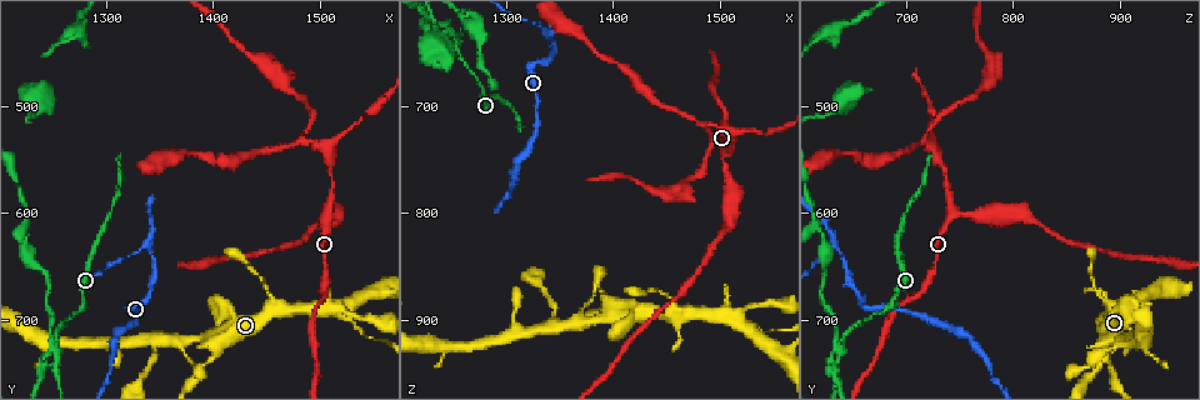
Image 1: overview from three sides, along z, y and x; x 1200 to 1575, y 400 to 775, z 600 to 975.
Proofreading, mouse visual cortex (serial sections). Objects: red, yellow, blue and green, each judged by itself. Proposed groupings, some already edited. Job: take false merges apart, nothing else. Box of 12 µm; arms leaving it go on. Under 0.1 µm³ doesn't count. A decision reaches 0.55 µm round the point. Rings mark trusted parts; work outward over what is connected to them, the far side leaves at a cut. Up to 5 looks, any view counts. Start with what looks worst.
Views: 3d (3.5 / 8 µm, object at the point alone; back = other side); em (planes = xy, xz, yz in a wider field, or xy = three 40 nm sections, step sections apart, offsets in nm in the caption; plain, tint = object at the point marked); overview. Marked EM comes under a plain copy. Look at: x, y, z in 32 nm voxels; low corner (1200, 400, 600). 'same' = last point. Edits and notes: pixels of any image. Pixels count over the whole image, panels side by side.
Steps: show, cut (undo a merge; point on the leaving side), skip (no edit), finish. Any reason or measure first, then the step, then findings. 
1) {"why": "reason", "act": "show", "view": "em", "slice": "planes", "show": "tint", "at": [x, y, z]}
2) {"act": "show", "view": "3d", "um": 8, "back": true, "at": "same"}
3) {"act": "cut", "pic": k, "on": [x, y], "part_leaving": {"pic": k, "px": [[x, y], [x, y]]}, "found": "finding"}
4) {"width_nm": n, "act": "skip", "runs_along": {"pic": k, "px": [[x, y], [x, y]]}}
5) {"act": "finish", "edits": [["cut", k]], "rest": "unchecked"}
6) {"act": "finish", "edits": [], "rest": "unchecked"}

{"why": "a fork", "act": "show", "view": "3d", "um": 3.5, "at": [1254, 740, 636]}

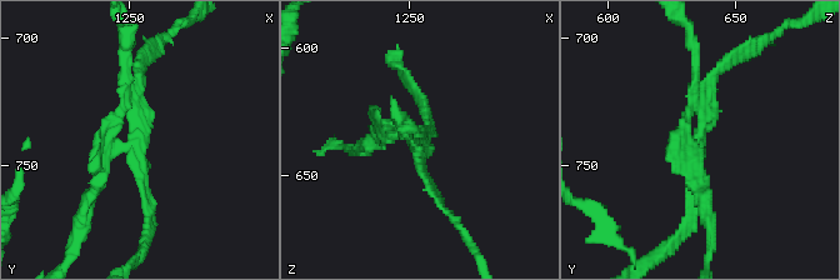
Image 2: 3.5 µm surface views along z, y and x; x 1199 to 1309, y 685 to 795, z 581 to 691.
{"act": "show", "view": "em", "slice": "xy", "step": 1, "show": "tint", "at": [1253, 740, 636]}

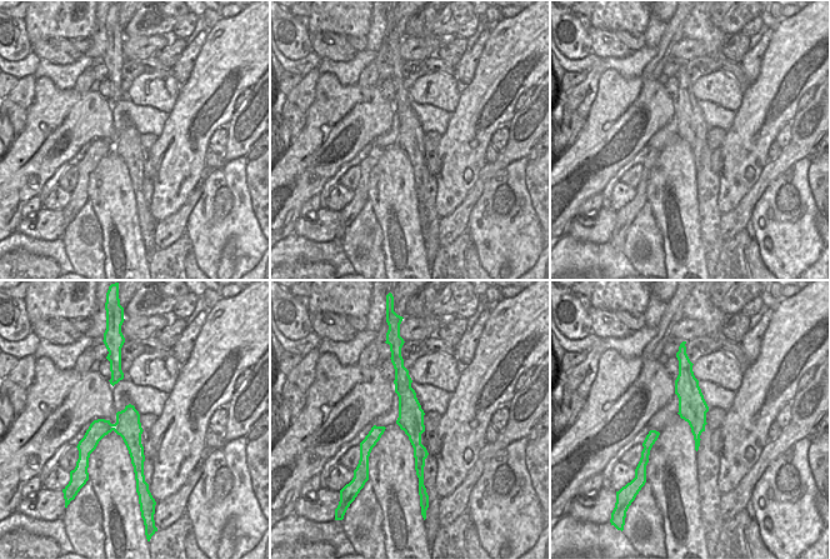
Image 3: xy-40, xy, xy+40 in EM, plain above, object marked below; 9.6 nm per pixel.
{"act": "cut", "pic": 2, "on": [124, 41], "part_leaving": {"pic": 2, "px": [[130, 81], [123, 78], [126, 35]]}, "found": "two cells meet here"}

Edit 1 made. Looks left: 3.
{"why": "see it whole again", "act": "show", "view": "overview"}

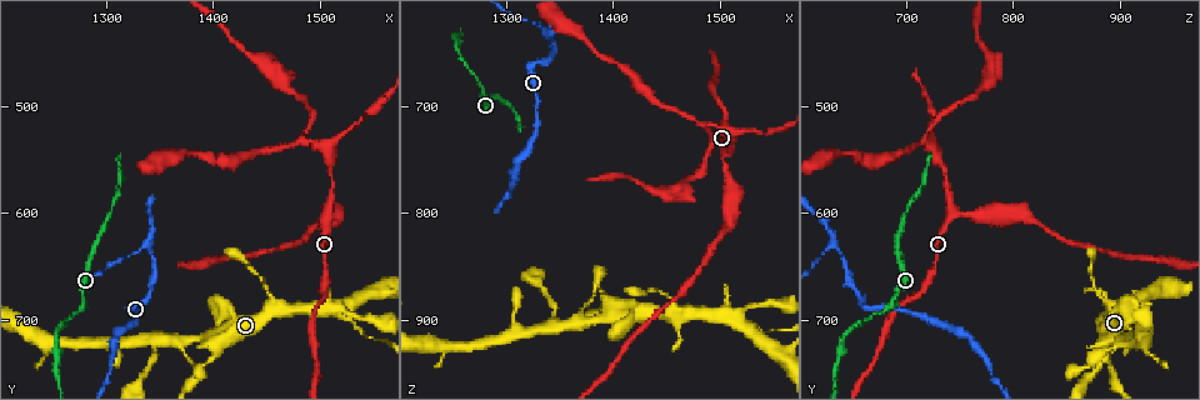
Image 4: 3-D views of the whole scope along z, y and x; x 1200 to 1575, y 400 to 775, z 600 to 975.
{"why": "a narrow waist", "act": "show", "view": "3d", "um": 8, "at": [1492, 534, 720]}

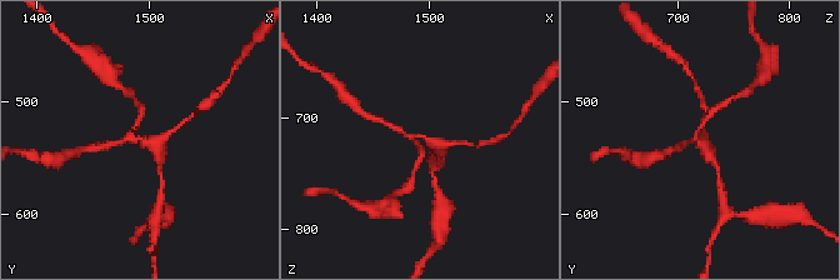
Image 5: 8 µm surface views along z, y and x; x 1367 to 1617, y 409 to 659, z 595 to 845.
{"arms": 4, "arm_widths_nm": [150, 200, 250, 300], "why": "need the tissue", "act": "show", "view": "em", "slice": "xy", "step": 3, "show": "tint", "at": [1496, 536, 718]}

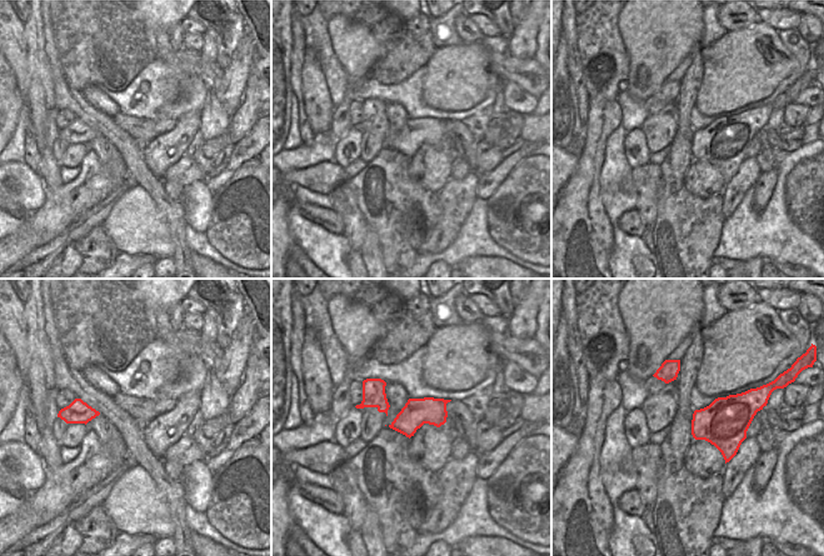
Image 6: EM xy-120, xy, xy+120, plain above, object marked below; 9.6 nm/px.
{"act": "skip", "runs_along": {"pic": 5, "px": [[439, 154], [433, 141], [390, 126]]}, "found": "continuous, no second cell"}

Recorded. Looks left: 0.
{"act": "finish", "edits": [["cut", 2]], "rest": "unchecked"}

